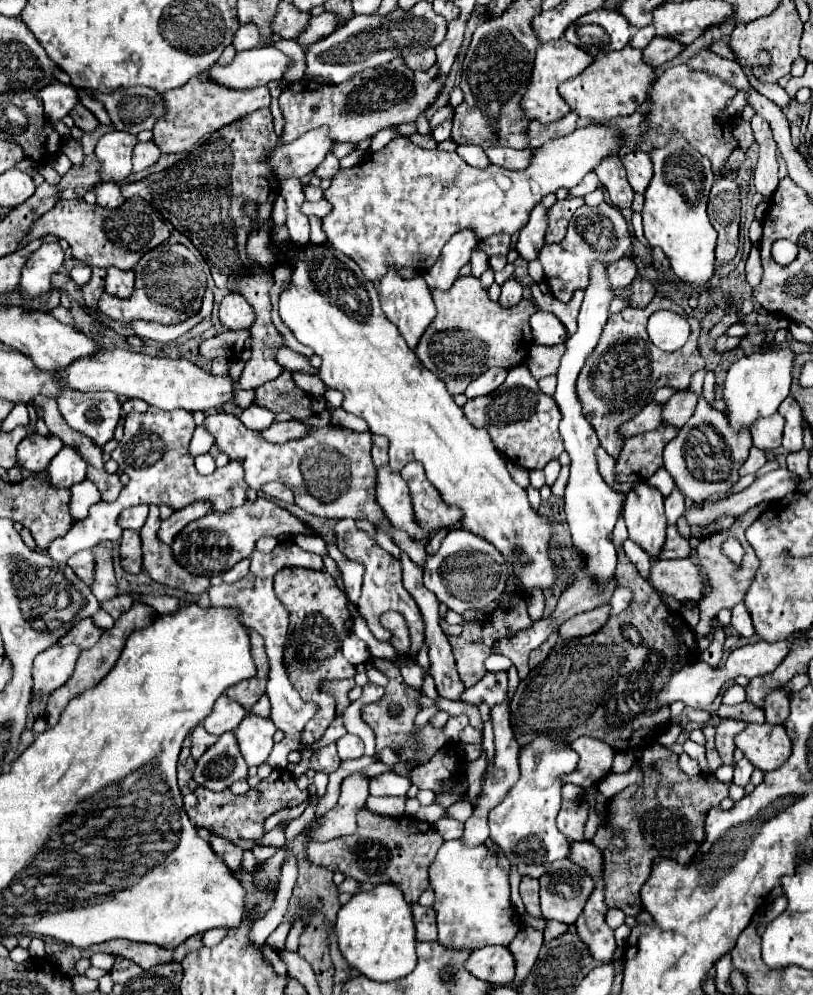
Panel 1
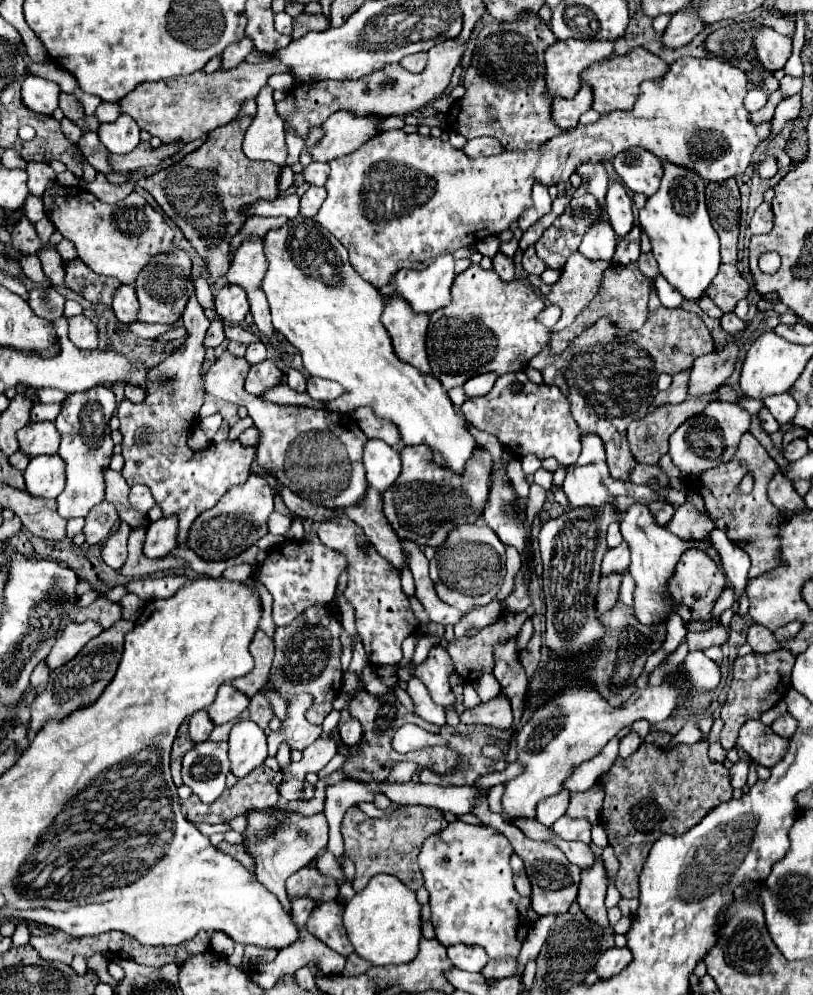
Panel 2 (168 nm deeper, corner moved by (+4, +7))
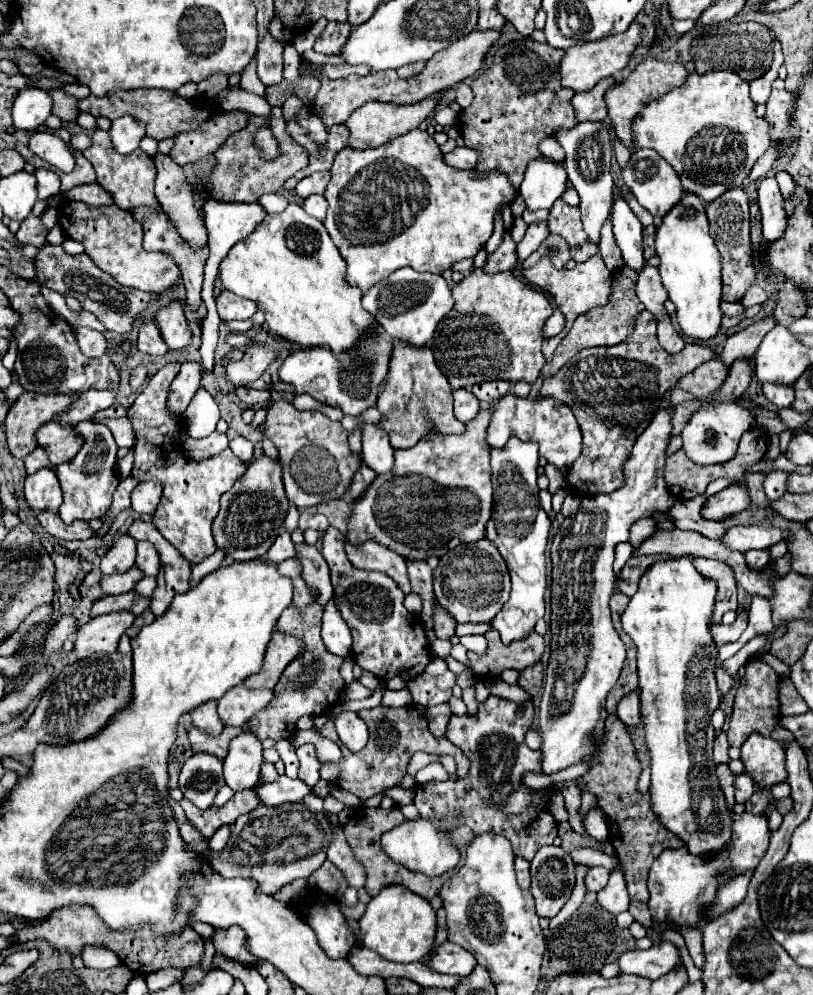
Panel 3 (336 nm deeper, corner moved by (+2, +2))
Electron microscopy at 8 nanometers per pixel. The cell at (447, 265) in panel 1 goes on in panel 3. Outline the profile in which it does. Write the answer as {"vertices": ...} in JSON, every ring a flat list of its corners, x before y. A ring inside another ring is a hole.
{"vertices":[[410,267,394,271,386,281,376,283,368,293,362,297,362,307,370,311,380,327,396,339,408,341,410,345,428,345,436,325,440,319,454,307,454,299,450,287,442,275,434,273,418,273]]}

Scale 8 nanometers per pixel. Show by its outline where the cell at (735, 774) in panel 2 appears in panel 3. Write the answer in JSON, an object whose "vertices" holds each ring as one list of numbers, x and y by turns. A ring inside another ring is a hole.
{"vertices":[[742,773,736,777,736,783,734,783,734,789,736,789,736,803,746,803,748,797,754,793,754,781,748,773]]}

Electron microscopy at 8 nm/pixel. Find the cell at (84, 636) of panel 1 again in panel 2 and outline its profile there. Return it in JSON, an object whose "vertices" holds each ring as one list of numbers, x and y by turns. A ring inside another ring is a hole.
{"vertices":[[98,598,86,608,80,608,76,614,76,622,86,622,86,620,96,620,102,624,102,628,114,626,122,618,122,606,118,602,110,602,106,598]]}

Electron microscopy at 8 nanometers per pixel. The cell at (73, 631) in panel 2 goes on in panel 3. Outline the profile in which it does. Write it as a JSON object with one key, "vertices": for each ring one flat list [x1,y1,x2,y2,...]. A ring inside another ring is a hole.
{"vertices":[[128,611,100,615,80,625,76,631,76,641,72,649,74,659,86,659,94,653,116,651,120,635,134,623,134,615]]}

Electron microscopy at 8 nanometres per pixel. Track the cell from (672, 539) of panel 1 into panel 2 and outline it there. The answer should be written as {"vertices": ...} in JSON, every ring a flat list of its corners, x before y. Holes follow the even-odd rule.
{"vertices":[[686,502,674,512,674,518,666,524,666,528,680,538,700,540,706,538,716,528,716,522,710,518,706,510,700,512,696,506]]}

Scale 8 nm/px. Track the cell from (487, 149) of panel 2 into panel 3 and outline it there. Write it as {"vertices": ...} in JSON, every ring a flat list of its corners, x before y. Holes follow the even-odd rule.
{"vertices":[[456,147,452,153,444,155,444,161,456,169,474,169,478,165,480,153,468,147]]}

